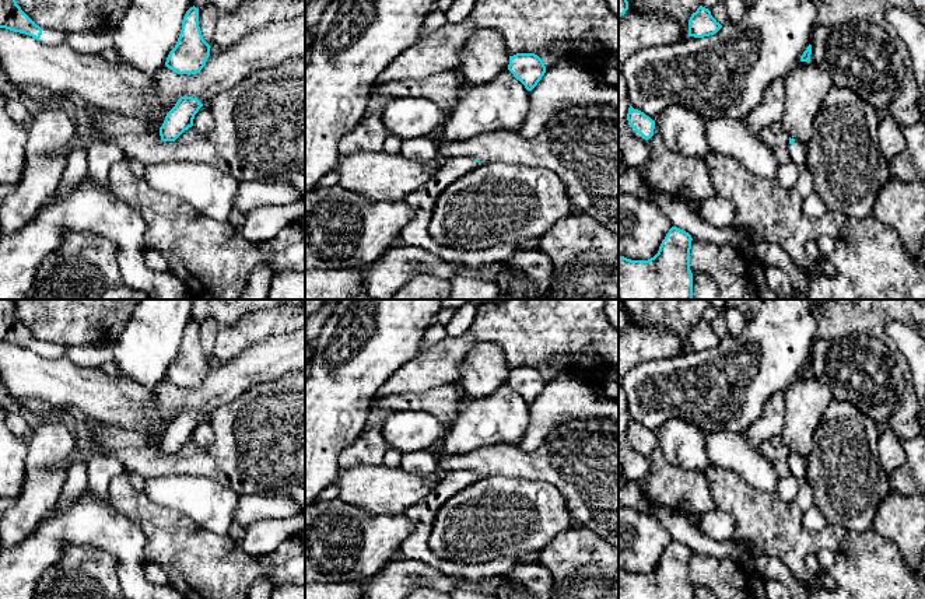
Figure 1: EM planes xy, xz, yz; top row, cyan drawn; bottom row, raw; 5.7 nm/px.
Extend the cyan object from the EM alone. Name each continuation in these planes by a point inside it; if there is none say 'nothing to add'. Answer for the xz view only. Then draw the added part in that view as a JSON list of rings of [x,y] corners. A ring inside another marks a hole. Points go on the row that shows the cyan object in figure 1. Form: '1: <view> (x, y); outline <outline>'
1: xz (423, 200); outline [[[470,157],[446,158],[442,168],[428,182],[409,195],[404,202],[411,207],[414,216],[400,232],[402,244],[418,246],[448,263],[463,267],[504,262],[519,248],[521,244],[504,242],[487,249],[453,249],[437,244],[428,234],[430,220],[442,192],[453,181],[480,165],[481,162],[476,162]]]

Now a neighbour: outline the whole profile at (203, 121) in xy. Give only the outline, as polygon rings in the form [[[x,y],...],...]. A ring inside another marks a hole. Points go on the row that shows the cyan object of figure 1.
[[[203,105],[199,112],[195,115],[193,127],[200,133],[209,133],[216,126],[211,111],[207,105]]]

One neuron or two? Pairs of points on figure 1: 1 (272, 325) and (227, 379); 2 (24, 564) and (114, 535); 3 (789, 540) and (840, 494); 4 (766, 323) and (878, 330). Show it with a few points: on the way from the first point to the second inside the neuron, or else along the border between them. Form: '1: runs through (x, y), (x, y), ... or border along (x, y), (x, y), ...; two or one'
1: border along (290, 332), (265, 336), (232, 357); two
2: runs through (46, 542), (56, 532), (91, 532); one
3: border along (827, 522), (837, 524), (847, 531); two
4: border along (812, 314), (816, 322), (816, 337); two

